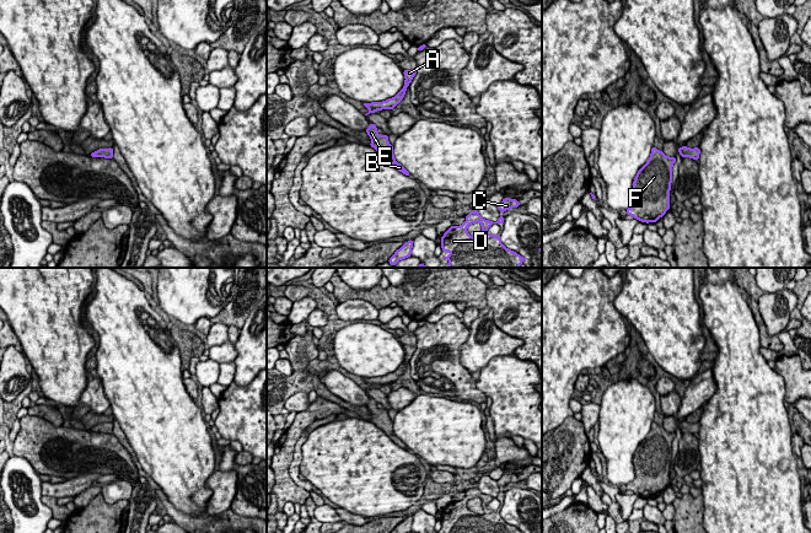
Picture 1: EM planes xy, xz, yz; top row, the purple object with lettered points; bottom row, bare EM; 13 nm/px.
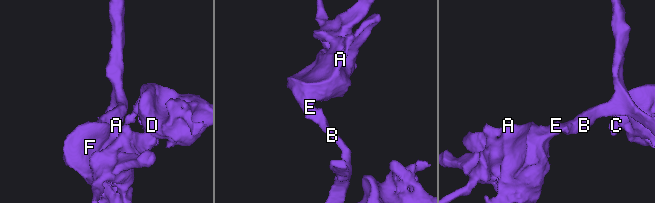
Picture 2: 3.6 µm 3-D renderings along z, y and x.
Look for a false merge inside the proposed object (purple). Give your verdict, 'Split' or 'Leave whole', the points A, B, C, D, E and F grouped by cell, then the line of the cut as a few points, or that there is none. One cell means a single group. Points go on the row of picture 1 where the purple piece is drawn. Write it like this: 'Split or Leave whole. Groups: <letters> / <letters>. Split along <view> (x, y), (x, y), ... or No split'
Leave whole. Groups: A B C D E F. No split

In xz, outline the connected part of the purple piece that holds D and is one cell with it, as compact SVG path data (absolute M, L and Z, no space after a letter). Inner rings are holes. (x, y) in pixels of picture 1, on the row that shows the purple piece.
M474 210L466 216L463 225L451 226L441 237L442 252L451 253L450 255L442 257L450 260L447 268L520 268L522 262L528 258L523 258L516 252L506 248L501 243L499 233L496 236L489 235L487 230L494 224L504 224L504 216L501 215L496 222L493 222L483 219L478 210ZM474 222L482 225L483 239L478 239L467 232L467 227Z

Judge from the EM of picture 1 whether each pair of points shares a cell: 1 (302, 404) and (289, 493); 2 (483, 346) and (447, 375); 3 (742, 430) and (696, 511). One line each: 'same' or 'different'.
1: different
2: different
3: different

